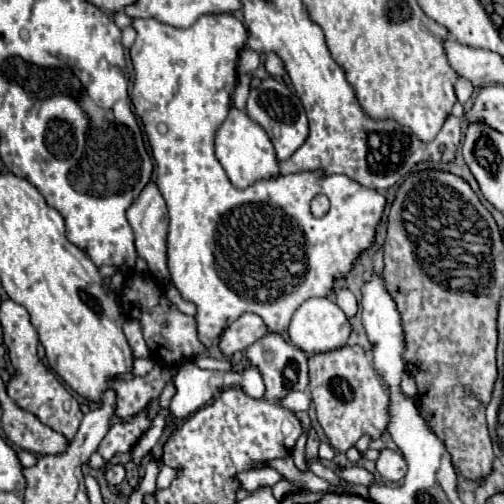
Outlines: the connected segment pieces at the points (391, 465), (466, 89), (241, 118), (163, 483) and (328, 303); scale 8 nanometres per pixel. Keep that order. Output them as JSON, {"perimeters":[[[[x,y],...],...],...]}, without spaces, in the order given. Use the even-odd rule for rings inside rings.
{"perimeters":[[[[382,448],[380,456],[376,460],[376,470],[380,472],[380,476],[388,482],[398,482],[404,478],[406,474],[406,460],[400,452],[390,450],[390,448]]],[[[458,78],[456,84],[454,84],[454,90],[456,90],[456,98],[460,104],[466,104],[470,98],[472,98],[472,90],[474,86],[466,80],[466,78]]],[[[238,108],[230,110],[228,118],[216,132],[216,158],[224,166],[230,182],[240,190],[248,188],[258,180],[270,180],[280,176],[278,158],[268,134],[264,132],[264,128],[260,128],[260,124],[250,120],[244,110]]],[[[162,466],[160,468],[160,474],[158,474],[158,490],[164,490],[172,484],[172,480],[176,478],[176,468],[170,468],[170,466]]],[[[312,298],[306,300],[296,314],[292,316],[288,334],[294,346],[298,346],[300,350],[308,352],[308,354],[316,354],[316,352],[330,352],[336,348],[342,348],[348,342],[348,336],[352,332],[350,320],[344,316],[344,312],[328,298]]]]}

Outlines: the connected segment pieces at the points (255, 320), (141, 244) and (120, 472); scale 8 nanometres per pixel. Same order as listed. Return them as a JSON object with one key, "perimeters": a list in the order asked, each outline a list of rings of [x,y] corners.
{"perimeters":[[[[244,314],[224,330],[220,340],[220,350],[226,356],[232,356],[238,350],[246,350],[252,342],[262,338],[266,332],[268,328],[264,328],[264,320],[260,316]]],[[[148,184],[142,194],[138,196],[138,200],[128,208],[126,218],[134,230],[136,236],[136,250],[138,256],[142,256],[148,262],[150,272],[154,274],[154,278],[158,278],[160,282],[168,282],[170,280],[170,272],[168,272],[168,264],[166,264],[166,234],[168,234],[168,210],[166,210],[166,202],[160,194],[160,190],[156,188],[156,184]]],[[[108,466],[104,472],[106,472],[106,480],[108,480],[112,486],[120,484],[120,482],[126,478],[124,466]]]]}

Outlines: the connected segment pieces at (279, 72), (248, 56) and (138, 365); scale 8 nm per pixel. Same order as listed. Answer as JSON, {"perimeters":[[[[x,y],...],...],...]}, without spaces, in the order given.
{"perimeters":[[[[270,52],[266,56],[266,62],[264,62],[266,70],[272,74],[272,76],[284,76],[286,74],[286,68],[284,68],[284,62],[280,60],[280,56],[276,56],[274,52]]],[[[246,48],[246,50],[242,50],[240,60],[238,60],[238,72],[240,72],[240,74],[252,74],[252,72],[258,68],[258,64],[260,64],[258,52]]],[[[149,356],[148,358],[135,359],[133,364],[133,374],[135,376],[145,376],[155,365],[155,360]]]]}

